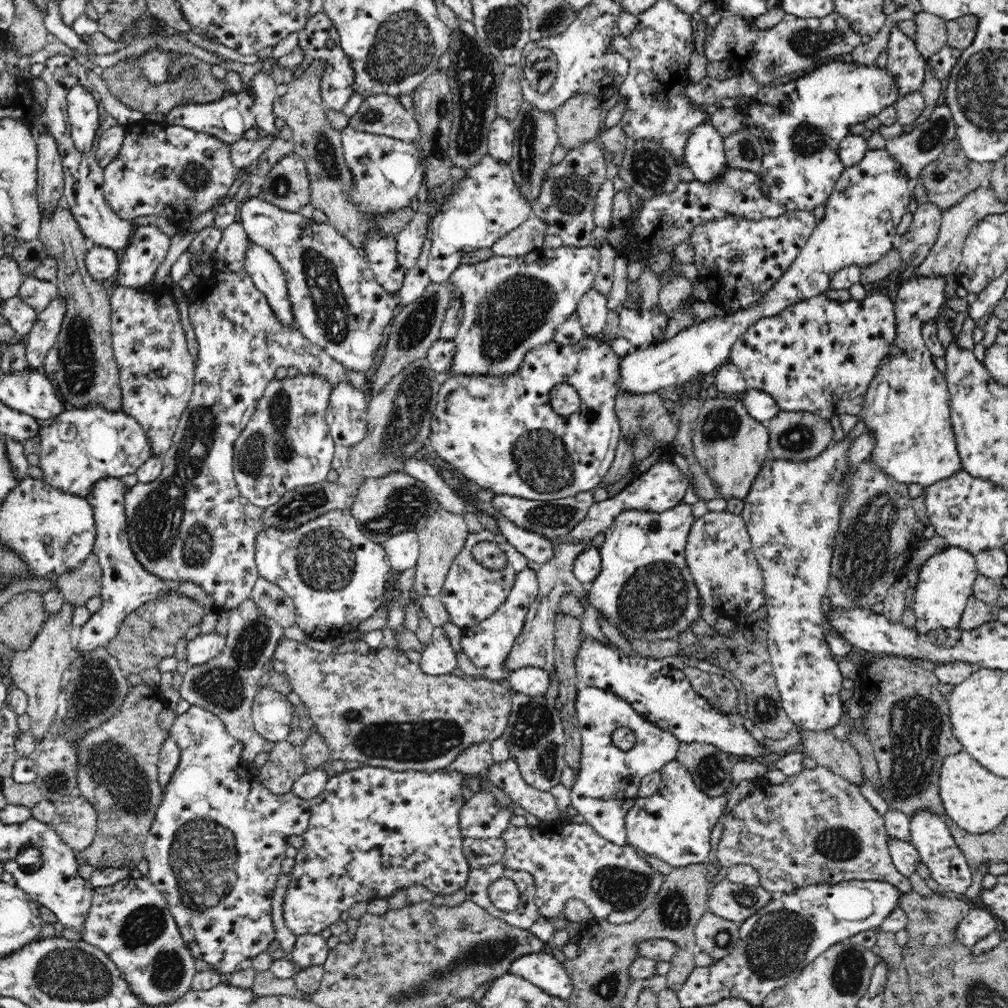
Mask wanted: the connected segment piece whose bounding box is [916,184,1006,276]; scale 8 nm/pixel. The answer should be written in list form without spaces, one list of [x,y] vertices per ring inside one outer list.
[[[980,184],[972,192],[965,194],[960,202],[942,212],[936,243],[930,253],[927,254],[926,260],[923,260],[920,266],[916,267],[916,272],[924,276],[955,274],[962,260],[966,238],[968,238],[974,226],[984,220],[985,216],[1005,214],[1005,210],[1005,204],[998,199],[990,184]]]

